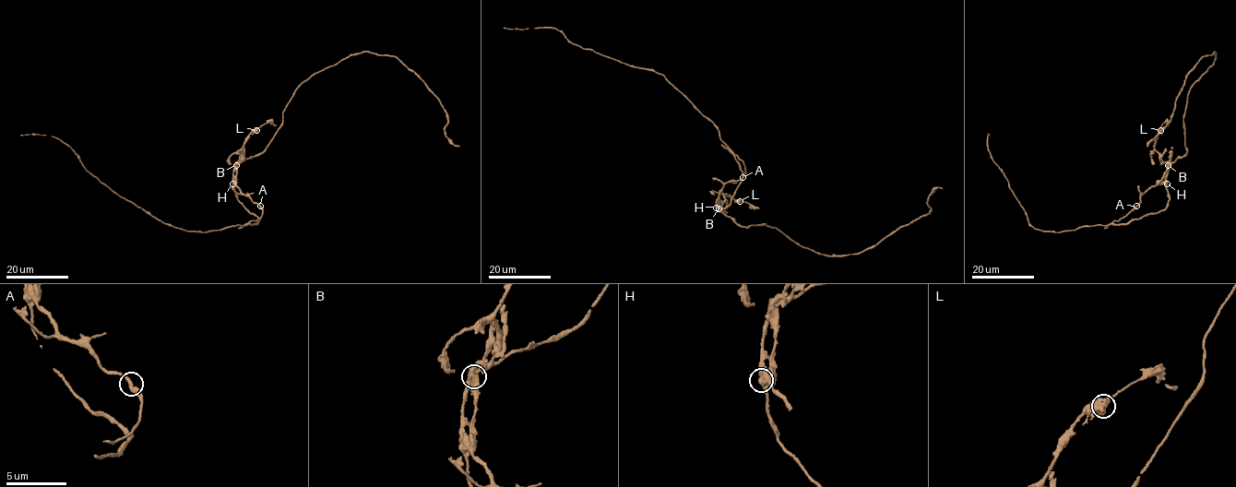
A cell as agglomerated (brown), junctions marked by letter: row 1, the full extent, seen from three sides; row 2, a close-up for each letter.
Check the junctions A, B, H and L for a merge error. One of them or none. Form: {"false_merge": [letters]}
{"false_merge": ["B"]}

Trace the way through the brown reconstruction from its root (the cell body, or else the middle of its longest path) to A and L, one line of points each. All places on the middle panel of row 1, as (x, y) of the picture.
A: (719, 197), (726, 184), (742, 177)
L: (719, 197), (719, 207), (725, 201), (725, 195), (740, 201)

